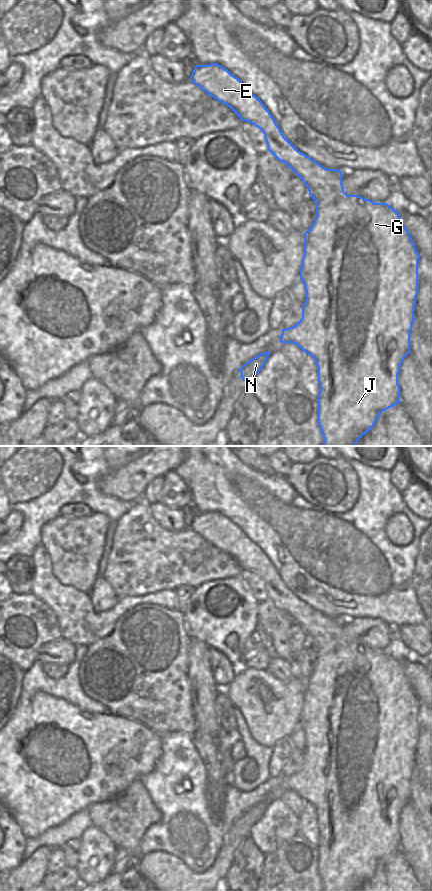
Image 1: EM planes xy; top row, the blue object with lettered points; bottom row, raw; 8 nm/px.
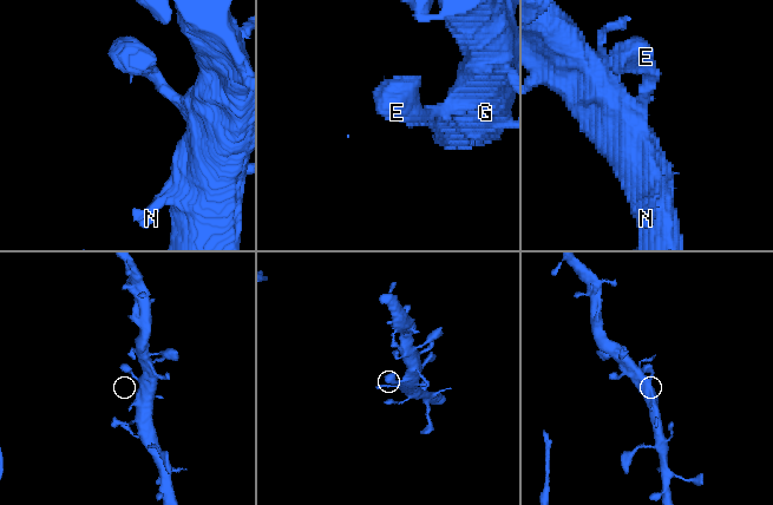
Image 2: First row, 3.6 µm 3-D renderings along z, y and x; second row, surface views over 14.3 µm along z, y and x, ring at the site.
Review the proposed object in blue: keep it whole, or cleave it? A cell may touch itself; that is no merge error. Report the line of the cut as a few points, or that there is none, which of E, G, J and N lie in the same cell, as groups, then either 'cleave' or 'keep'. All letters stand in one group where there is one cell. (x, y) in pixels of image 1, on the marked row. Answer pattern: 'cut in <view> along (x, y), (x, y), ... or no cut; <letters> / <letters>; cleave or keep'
no cut; E G J N; keep

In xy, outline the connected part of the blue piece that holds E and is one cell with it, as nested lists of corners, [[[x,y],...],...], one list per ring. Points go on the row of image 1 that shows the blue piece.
[[[217,63],[209,65],[196,65],[190,80],[200,89],[217,101],[227,105],[242,121],[247,121],[262,130],[268,151],[279,161],[285,163],[306,185],[309,195],[316,202],[316,218],[312,226],[304,233],[304,256],[300,268],[300,279],[306,290],[306,300],[302,308],[302,318],[293,326],[282,329],[280,336],[281,343],[293,343],[306,354],[311,355],[318,368],[318,384],[320,392],[318,394],[318,424],[324,438],[322,446],[355,446],[358,440],[368,433],[374,426],[380,414],[400,403],[400,386],[398,384],[398,374],[404,358],[410,353],[410,332],[414,322],[414,308],[416,306],[416,296],[418,294],[418,254],[414,242],[404,226],[398,211],[394,210],[387,203],[375,203],[359,195],[347,195],[342,184],[343,174],[338,169],[327,169],[301,153],[281,132],[274,118],[264,106],[262,101],[253,95],[244,83],[235,77],[230,71]]]

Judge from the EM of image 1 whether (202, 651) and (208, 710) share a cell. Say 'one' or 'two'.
one

